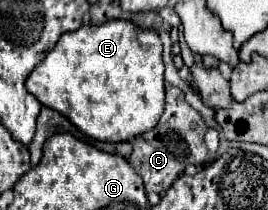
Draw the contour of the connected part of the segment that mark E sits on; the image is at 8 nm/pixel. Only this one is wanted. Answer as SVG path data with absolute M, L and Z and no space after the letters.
M113 19L105 25L83 25L73 33L59 37L57 45L27 77L27 91L49 109L65 115L81 133L97 141L133 141L137 135L153 129L165 105L161 39L151 29L141 29L129 21Z

